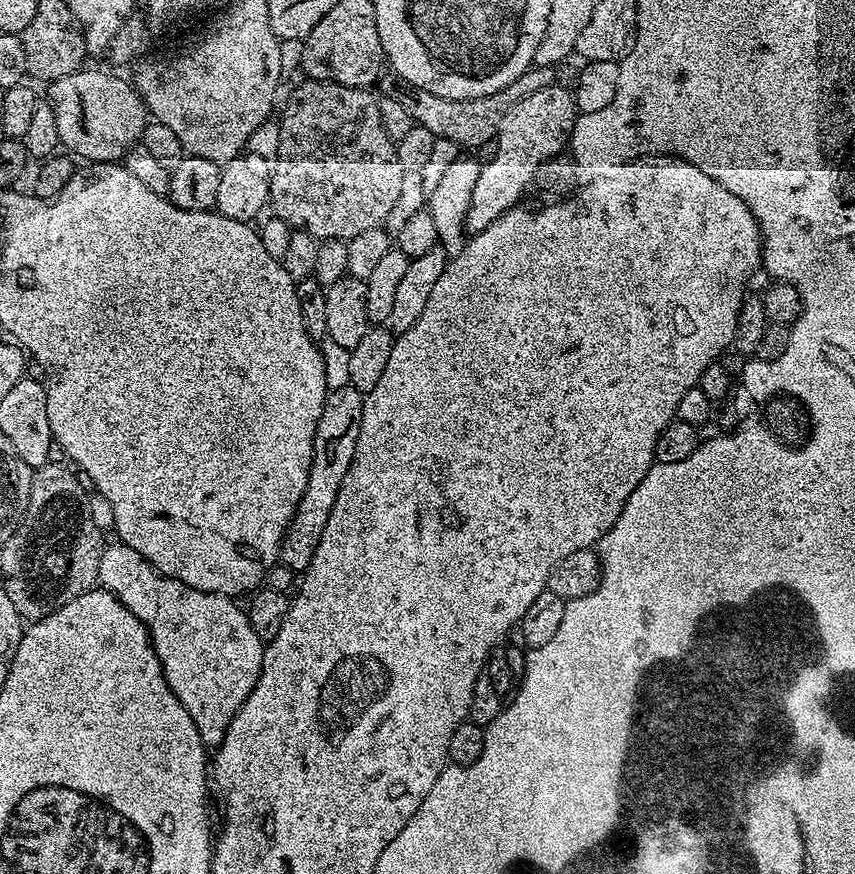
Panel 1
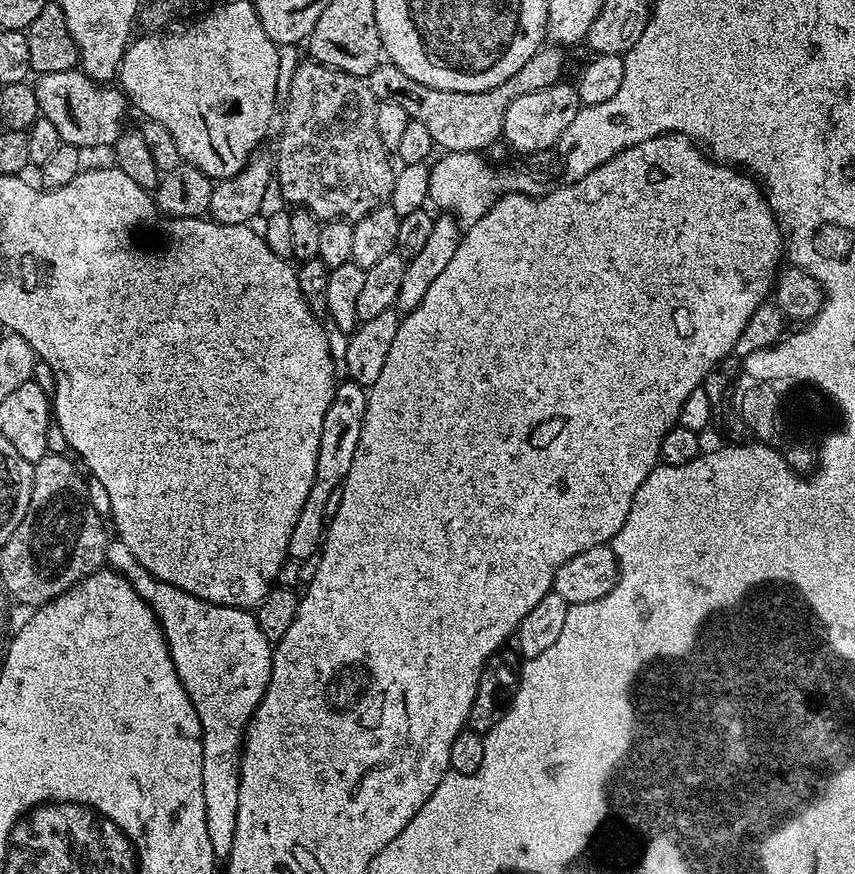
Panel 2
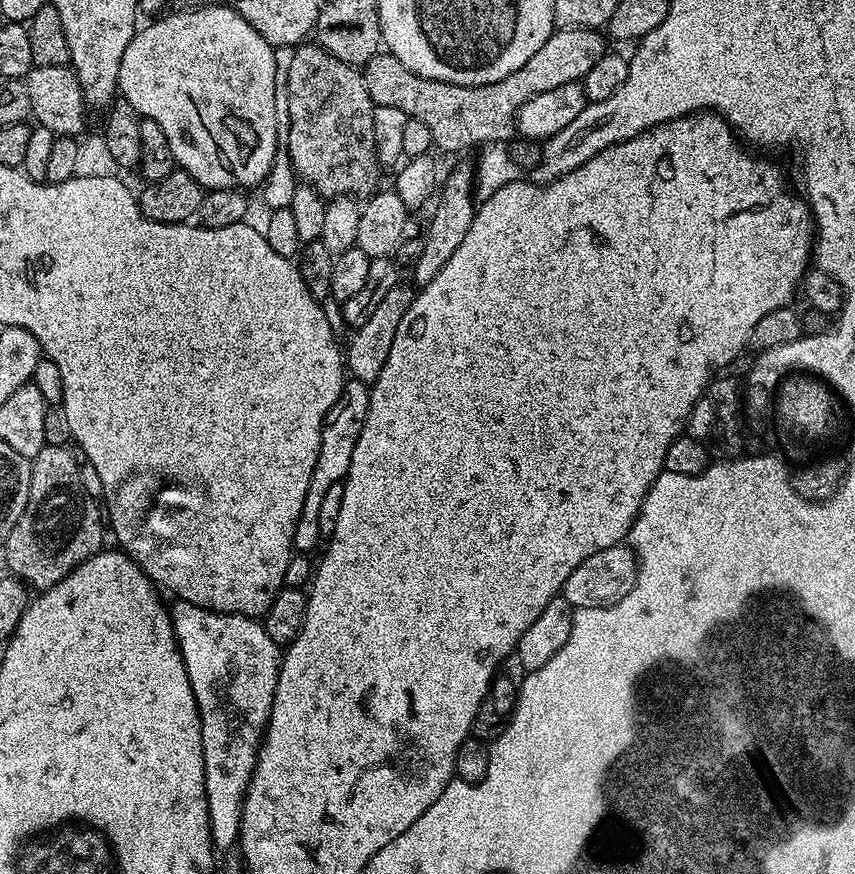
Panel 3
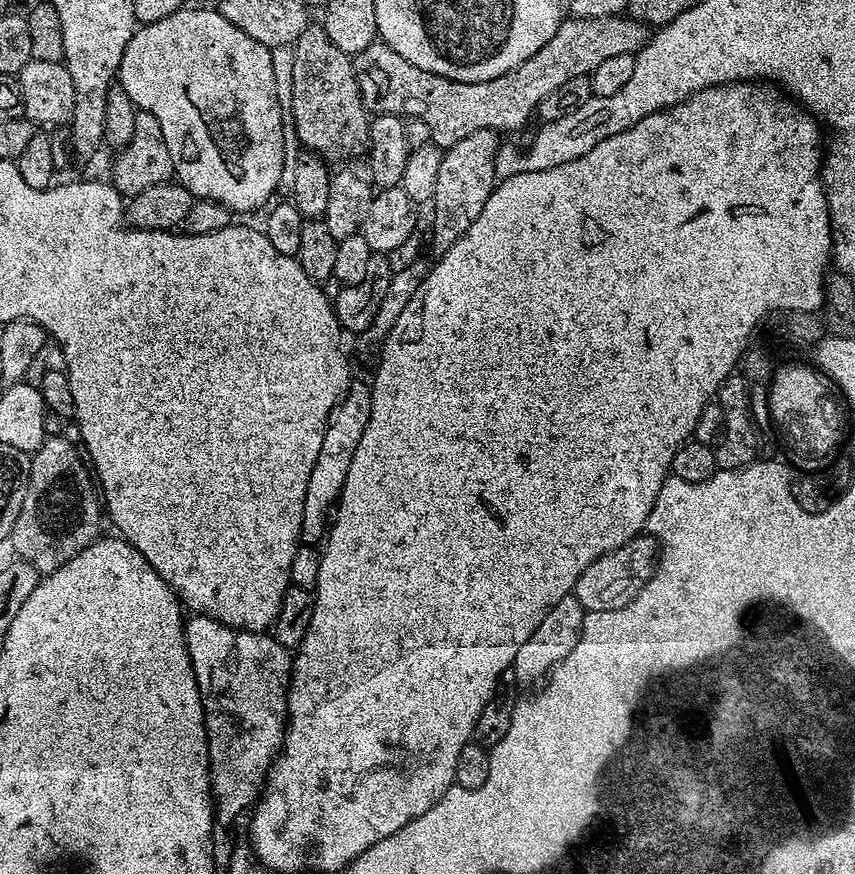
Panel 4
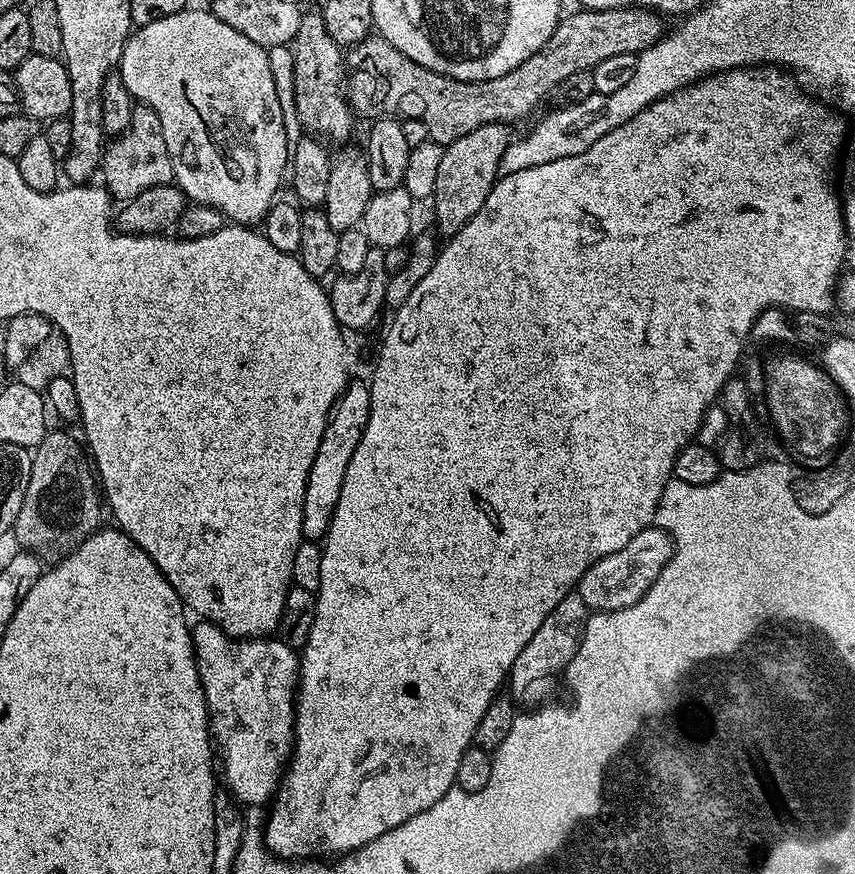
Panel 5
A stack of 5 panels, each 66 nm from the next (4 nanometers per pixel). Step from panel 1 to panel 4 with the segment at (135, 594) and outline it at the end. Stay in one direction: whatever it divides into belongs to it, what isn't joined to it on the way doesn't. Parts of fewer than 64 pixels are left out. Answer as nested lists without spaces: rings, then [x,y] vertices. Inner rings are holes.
[[[193,615],[184,625],[184,641],[188,644],[188,653],[190,654],[190,662],[194,670],[194,678],[198,682],[198,690],[200,691],[202,706],[204,707],[204,725],[208,735],[208,763],[210,765],[213,793],[220,794],[220,791],[224,788],[225,756],[228,759],[228,784],[232,787],[228,792],[229,798],[237,800],[240,804],[255,805],[258,797],[261,795],[262,785],[267,781],[272,766],[276,762],[276,757],[281,755],[284,747],[284,733],[288,723],[288,686],[292,682],[293,657],[290,655],[289,649],[283,648],[271,634],[263,632],[237,632],[235,628],[230,628],[228,625],[222,624],[220,621],[209,616]]]

